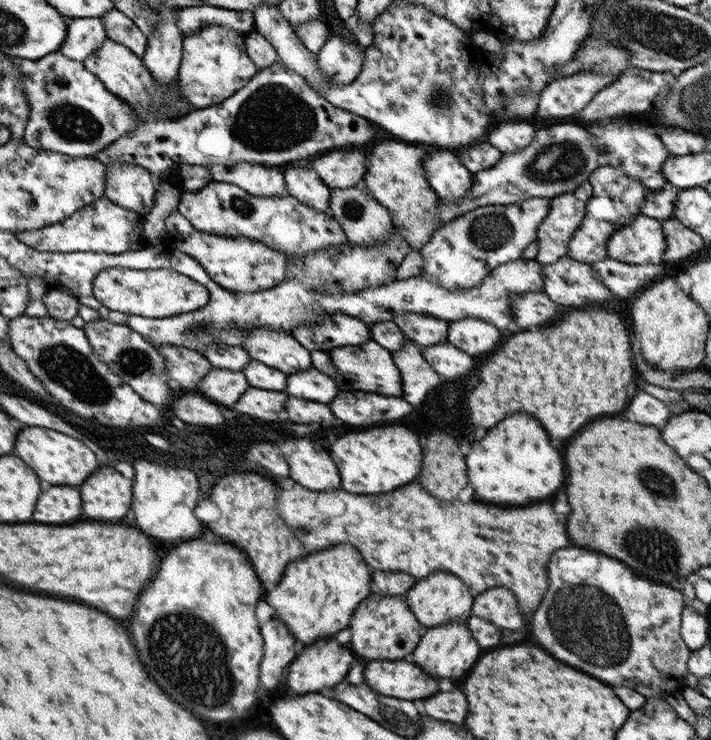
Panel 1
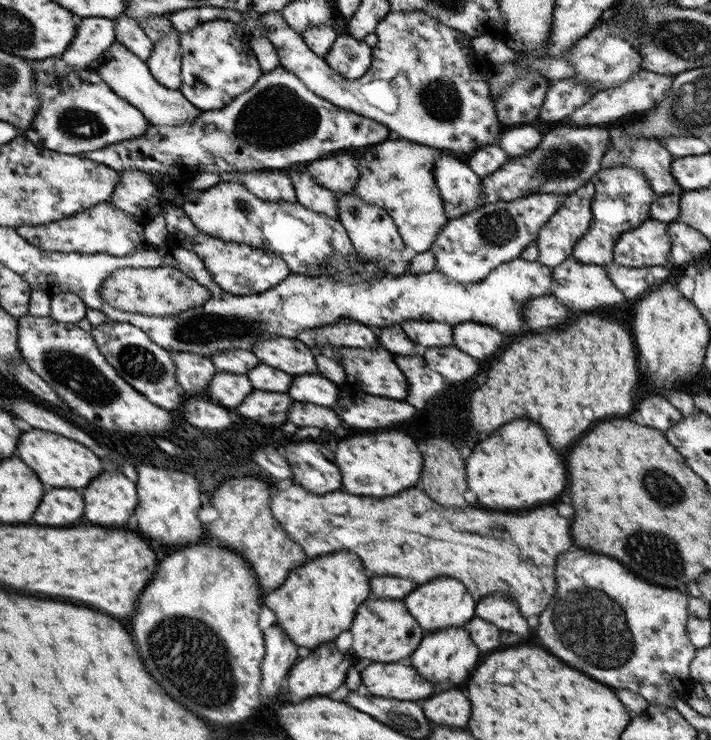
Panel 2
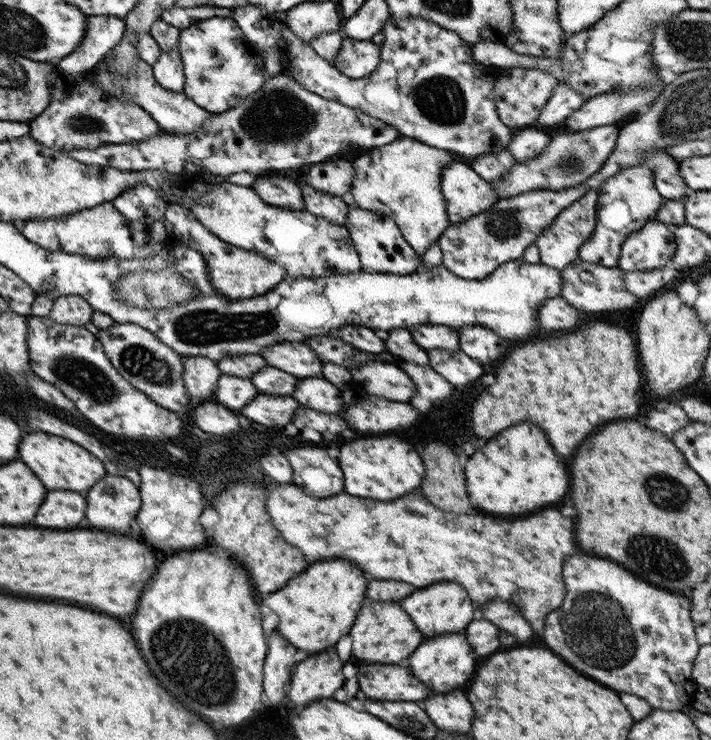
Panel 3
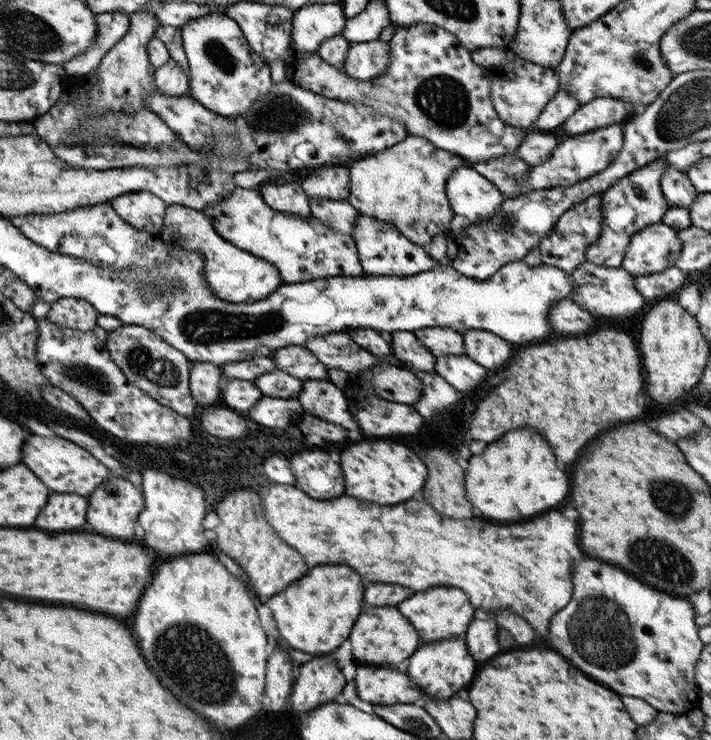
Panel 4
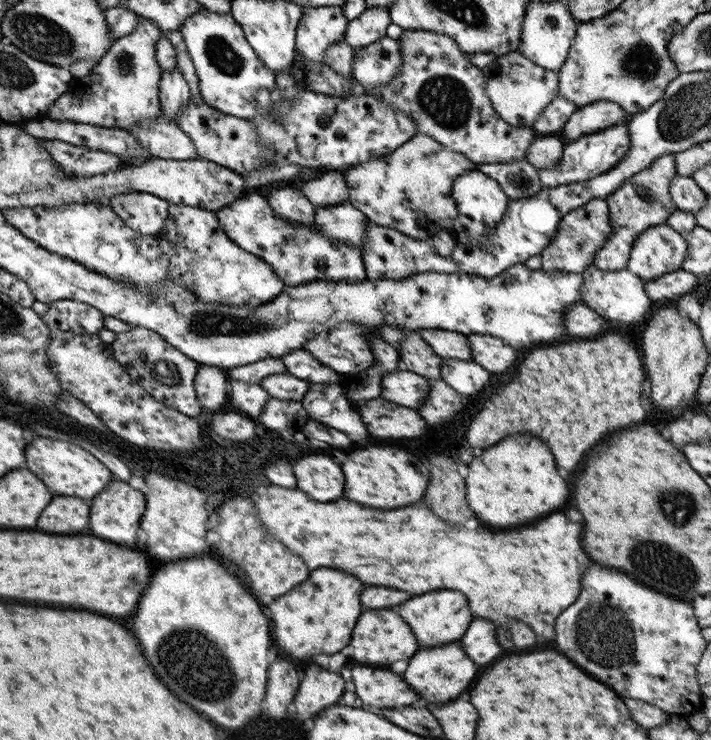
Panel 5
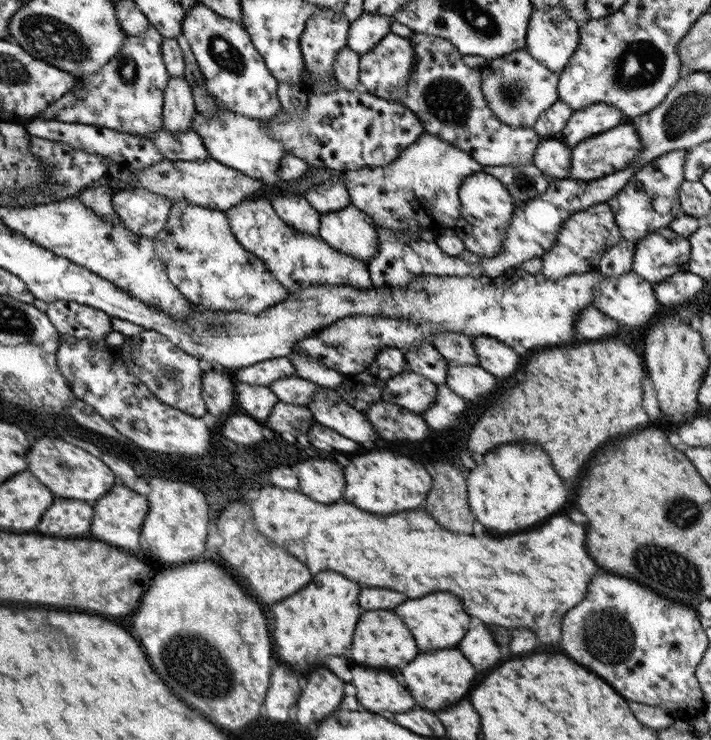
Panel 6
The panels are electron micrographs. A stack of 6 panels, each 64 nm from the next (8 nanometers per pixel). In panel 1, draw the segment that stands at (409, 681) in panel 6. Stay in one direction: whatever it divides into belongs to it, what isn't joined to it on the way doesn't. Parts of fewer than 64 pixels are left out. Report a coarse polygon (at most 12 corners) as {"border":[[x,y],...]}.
{"border":[[463,624],[429,628],[411,652],[433,678],[471,670],[479,646]]}

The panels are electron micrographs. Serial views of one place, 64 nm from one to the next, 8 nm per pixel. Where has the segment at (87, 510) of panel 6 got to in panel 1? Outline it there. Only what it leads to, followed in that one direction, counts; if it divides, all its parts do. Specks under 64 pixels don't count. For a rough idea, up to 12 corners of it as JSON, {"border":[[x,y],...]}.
{"border":[[51,486],[39,494],[33,520],[77,520],[79,492]]}

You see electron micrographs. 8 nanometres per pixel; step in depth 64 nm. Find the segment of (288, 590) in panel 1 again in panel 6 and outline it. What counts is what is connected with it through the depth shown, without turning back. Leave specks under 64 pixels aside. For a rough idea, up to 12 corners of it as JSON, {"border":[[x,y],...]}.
{"border":[[327,570],[275,602],[283,664],[303,672],[349,648],[355,582]]}

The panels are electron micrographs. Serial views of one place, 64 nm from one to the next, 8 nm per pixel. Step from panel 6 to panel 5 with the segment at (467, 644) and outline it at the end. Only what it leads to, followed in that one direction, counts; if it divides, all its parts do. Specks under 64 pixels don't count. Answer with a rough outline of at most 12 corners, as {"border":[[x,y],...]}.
{"border":[[473,620],[459,642],[477,666],[501,654],[493,624]]}

